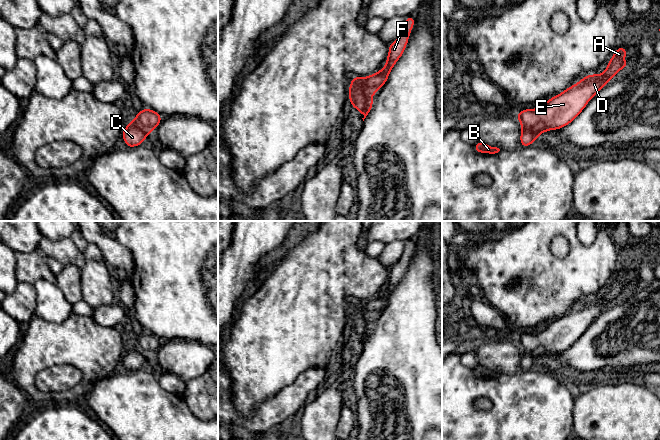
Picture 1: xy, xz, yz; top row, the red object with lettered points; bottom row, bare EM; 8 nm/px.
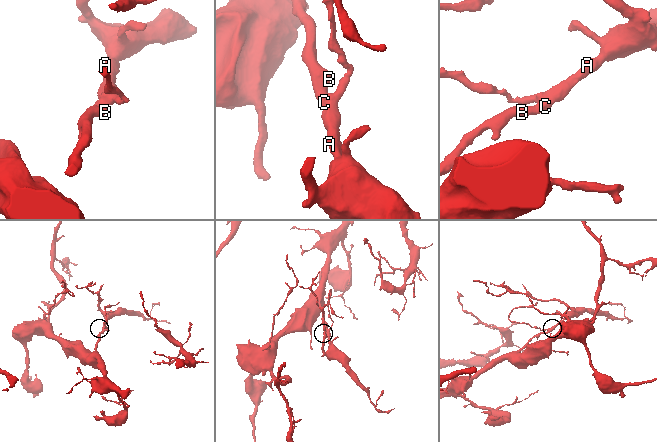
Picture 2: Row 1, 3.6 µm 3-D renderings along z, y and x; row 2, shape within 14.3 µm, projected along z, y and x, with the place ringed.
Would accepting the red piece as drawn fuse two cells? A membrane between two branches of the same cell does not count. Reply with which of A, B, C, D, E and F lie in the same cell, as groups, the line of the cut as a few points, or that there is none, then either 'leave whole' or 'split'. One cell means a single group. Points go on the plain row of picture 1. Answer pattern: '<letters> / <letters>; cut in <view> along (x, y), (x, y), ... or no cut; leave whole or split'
A B C D E F; no cut; leave whole

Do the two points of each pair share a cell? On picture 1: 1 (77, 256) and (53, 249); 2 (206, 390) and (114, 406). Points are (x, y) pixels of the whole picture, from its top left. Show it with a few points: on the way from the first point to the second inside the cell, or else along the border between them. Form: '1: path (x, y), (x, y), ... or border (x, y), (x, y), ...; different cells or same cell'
1: path (71, 254), (64, 250), (59, 250); same cell
2: border (182, 396), (189, 410), (196, 416); different cells

